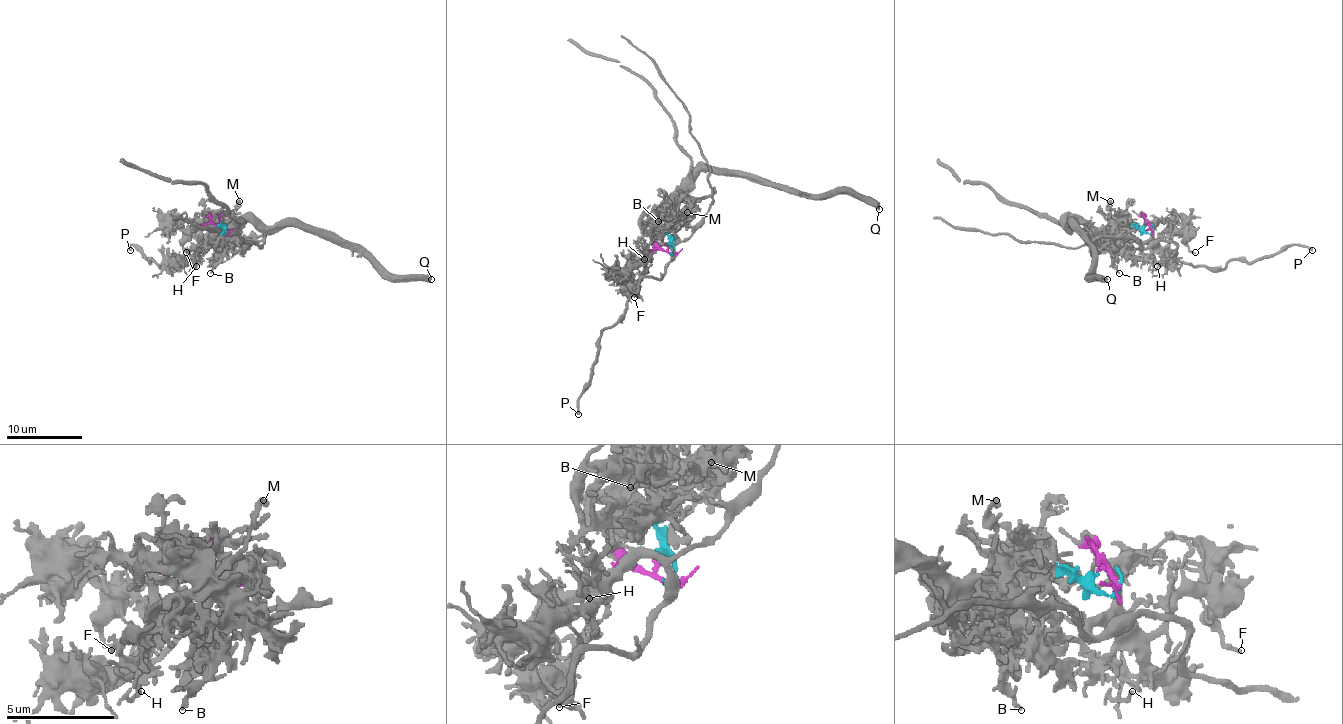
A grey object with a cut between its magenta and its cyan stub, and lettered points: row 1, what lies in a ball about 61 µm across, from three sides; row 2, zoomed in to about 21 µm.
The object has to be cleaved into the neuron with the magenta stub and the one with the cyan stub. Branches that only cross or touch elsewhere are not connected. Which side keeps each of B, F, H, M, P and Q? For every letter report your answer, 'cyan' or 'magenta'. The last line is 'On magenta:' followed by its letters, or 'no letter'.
B: cyan
F: magenta
H: magenta
M: cyan
P: magenta
Q: cyan
On magenta: F, H, P

